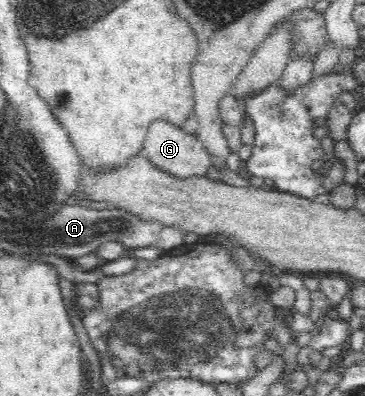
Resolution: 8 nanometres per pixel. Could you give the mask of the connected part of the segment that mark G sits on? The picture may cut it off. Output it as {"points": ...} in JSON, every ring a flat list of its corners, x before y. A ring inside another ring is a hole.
{"points":[[166,121,153,122,147,132,147,140,145,140,142,153,147,156,149,164,155,166,155,169,177,180,206,178,211,168,210,155,196,136,189,135,182,128,173,127]]}

